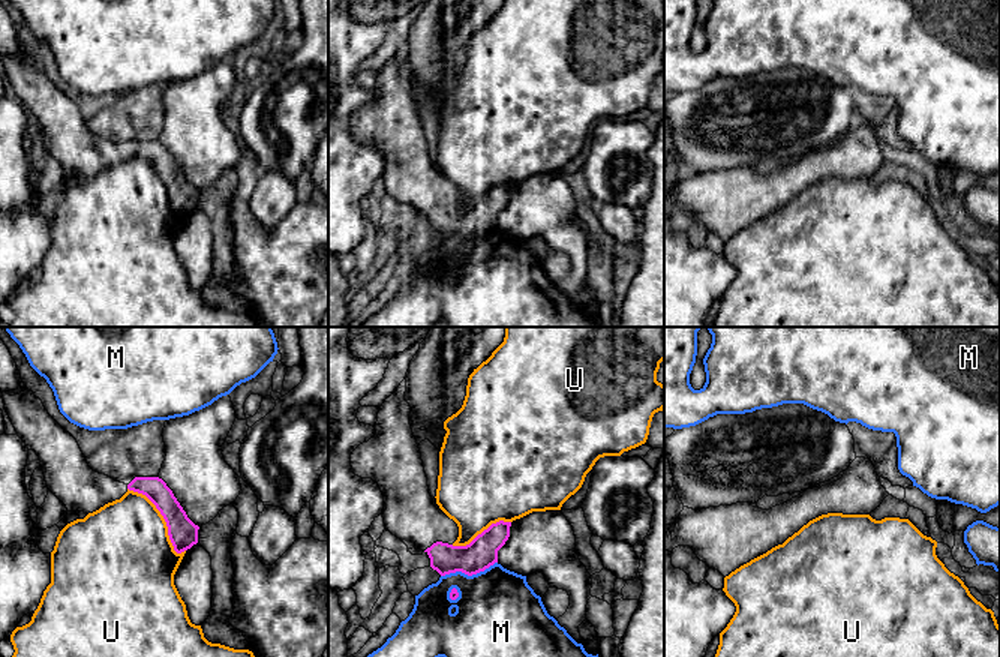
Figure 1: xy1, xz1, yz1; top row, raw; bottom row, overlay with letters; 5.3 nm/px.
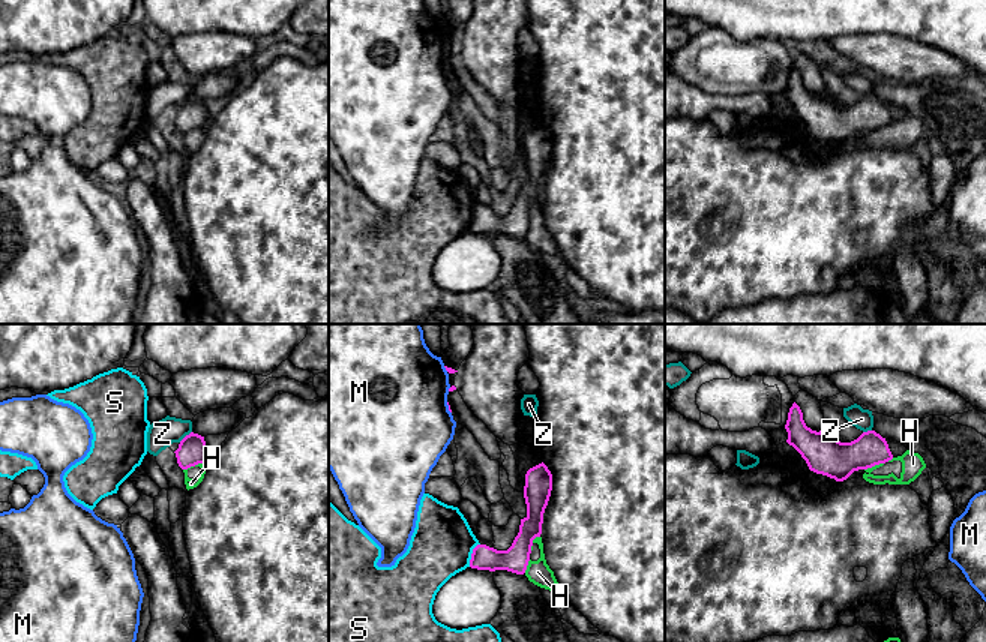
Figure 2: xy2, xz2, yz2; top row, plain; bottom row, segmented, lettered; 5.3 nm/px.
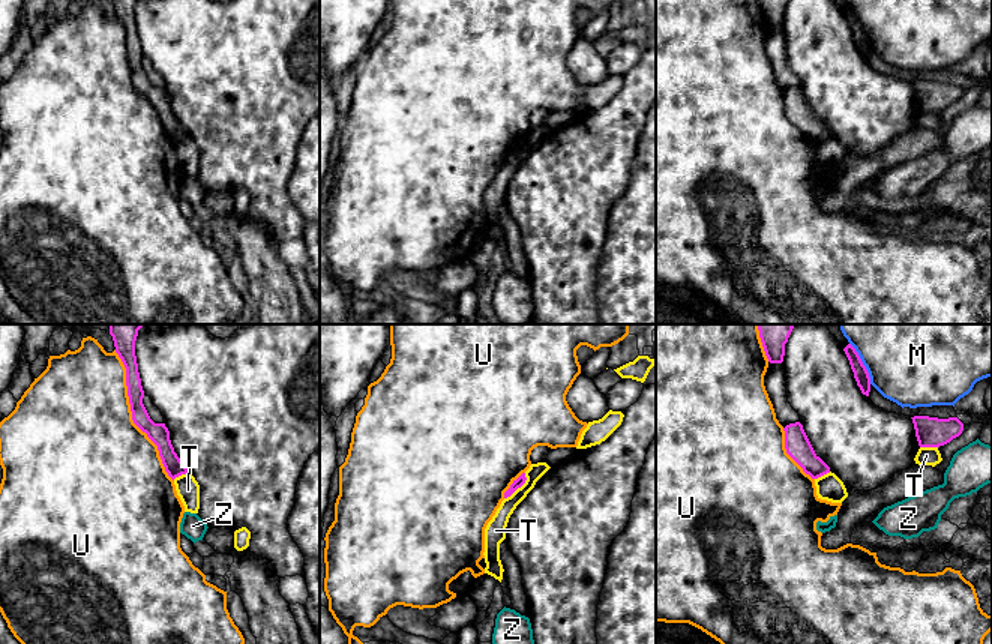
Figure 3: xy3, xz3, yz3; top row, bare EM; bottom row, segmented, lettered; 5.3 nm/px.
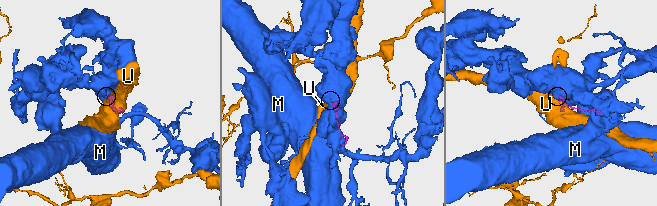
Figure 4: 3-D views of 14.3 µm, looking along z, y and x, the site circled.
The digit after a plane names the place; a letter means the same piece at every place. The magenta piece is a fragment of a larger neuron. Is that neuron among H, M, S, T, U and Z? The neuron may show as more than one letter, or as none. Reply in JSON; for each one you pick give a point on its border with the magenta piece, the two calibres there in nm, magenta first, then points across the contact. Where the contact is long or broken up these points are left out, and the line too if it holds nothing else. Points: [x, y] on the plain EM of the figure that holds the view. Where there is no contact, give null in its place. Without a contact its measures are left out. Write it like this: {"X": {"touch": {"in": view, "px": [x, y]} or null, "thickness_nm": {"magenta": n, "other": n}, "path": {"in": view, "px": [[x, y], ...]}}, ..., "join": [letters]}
{"join": []}

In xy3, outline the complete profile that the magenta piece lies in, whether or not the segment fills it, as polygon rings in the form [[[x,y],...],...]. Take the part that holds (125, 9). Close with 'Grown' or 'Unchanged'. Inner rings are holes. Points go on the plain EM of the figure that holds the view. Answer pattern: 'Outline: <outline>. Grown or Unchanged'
Outline: [[[113,0],[113,5],[116,17],[126,32],[126,50],[134,87],[158,110],[165,135],[173,144],[182,138],[189,138],[189,134],[174,116],[168,92],[165,87],[155,87],[143,68],[144,54],[135,20],[137,0]]]. Unchanged

